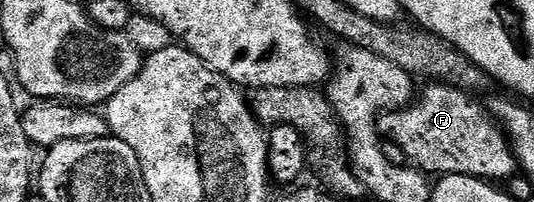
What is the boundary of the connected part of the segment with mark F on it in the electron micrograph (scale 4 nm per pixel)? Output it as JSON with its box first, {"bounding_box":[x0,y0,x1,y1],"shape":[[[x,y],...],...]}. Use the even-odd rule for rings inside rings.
{"bounding_box":[378,83,518,183],"shape":[[[432,83],[427,87],[429,89],[426,90],[425,93],[421,95],[421,97],[419,94],[419,96],[413,100],[412,104],[403,106],[398,109],[389,109],[387,113],[381,113],[380,120],[378,122],[378,132],[385,142],[393,141],[393,143],[396,144],[397,147],[400,148],[401,151],[404,152],[410,160],[412,160],[409,162],[411,162],[415,168],[423,171],[428,175],[433,175],[432,173],[436,173],[435,175],[452,174],[460,176],[472,176],[480,178],[481,180],[489,183],[502,183],[498,181],[504,181],[507,179],[507,177],[512,177],[515,175],[515,173],[518,173],[516,154],[512,152],[512,142],[508,140],[507,133],[504,132],[500,122],[497,121],[496,118],[488,112],[487,108],[485,108],[481,102],[479,105],[479,103],[476,102],[474,98],[472,98],[475,96],[473,96],[471,92],[458,89],[443,83]]]}

